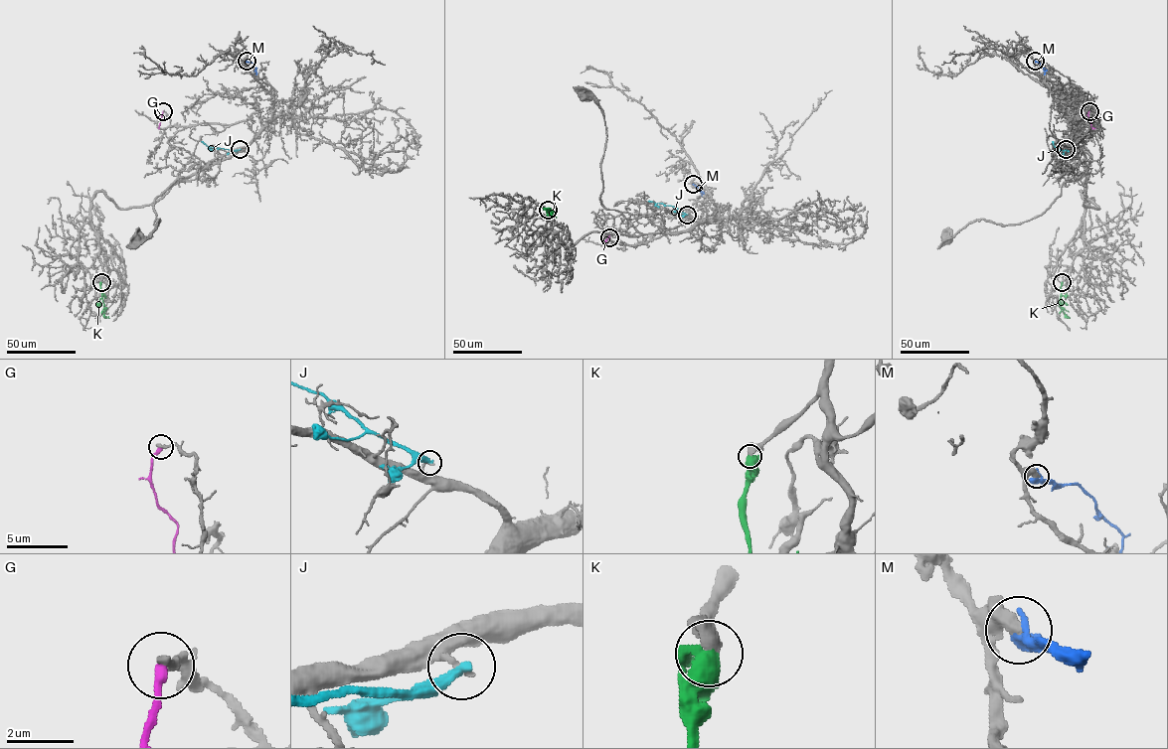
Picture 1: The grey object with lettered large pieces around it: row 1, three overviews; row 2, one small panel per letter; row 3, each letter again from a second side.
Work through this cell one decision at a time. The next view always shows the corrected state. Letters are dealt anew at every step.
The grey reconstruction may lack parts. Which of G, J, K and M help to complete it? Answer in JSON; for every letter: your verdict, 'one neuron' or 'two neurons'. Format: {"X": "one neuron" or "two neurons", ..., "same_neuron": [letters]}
{"G": "two neurons", "J": "two neurons", "K": "one neuron", "M": "two neurons", "same_neuron": ["K"]}

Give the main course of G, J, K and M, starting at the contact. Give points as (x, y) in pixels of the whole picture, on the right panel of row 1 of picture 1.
G: (1088, 110), (1091, 126), (1095, 128)
J: (1066, 149), (1057, 149), (1052, 141)
K: (1062, 282), (1060, 306), (1069, 318)
M: (1035, 61), (1043, 67), (1044, 74)

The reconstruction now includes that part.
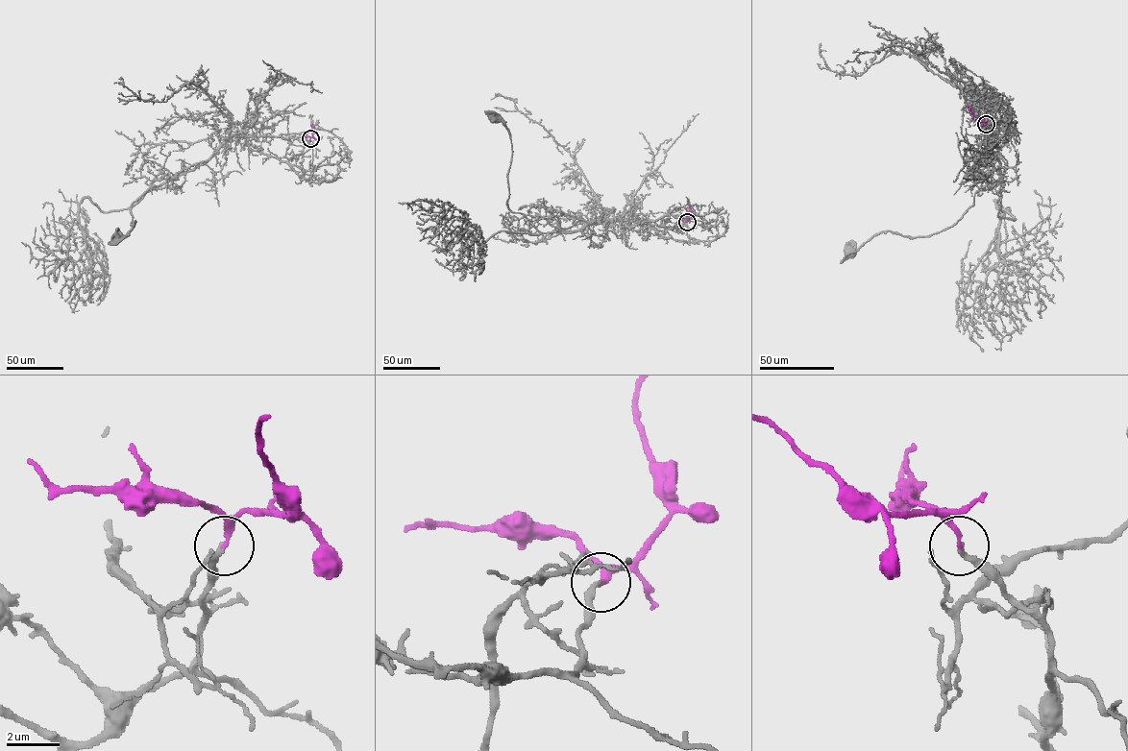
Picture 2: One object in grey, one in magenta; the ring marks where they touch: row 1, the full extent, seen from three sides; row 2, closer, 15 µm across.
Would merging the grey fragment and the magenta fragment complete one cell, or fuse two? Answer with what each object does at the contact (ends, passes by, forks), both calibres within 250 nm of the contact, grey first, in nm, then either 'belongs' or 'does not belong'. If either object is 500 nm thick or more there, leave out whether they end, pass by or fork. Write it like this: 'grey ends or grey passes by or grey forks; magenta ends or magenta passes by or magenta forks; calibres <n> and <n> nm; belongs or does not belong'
grey ends; magenta ends; calibres 220 and 200 nm; belongs

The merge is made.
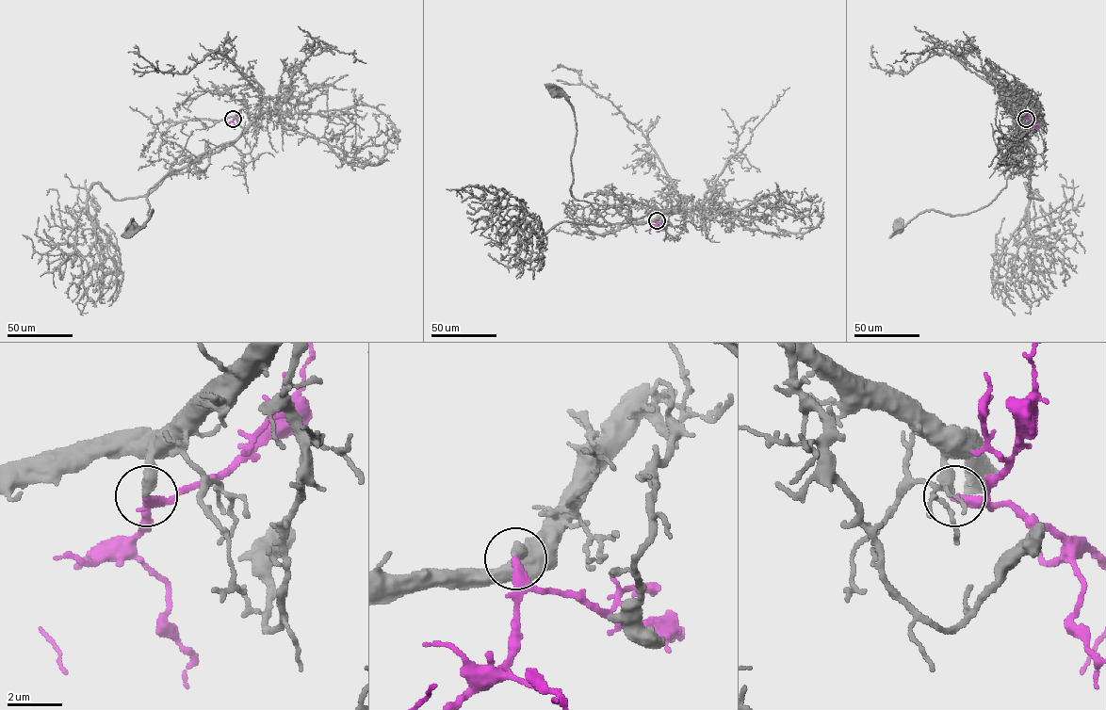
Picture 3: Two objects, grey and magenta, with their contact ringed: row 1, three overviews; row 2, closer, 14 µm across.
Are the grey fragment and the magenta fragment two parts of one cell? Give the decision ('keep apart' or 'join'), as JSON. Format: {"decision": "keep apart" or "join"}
{"decision": "join"}

